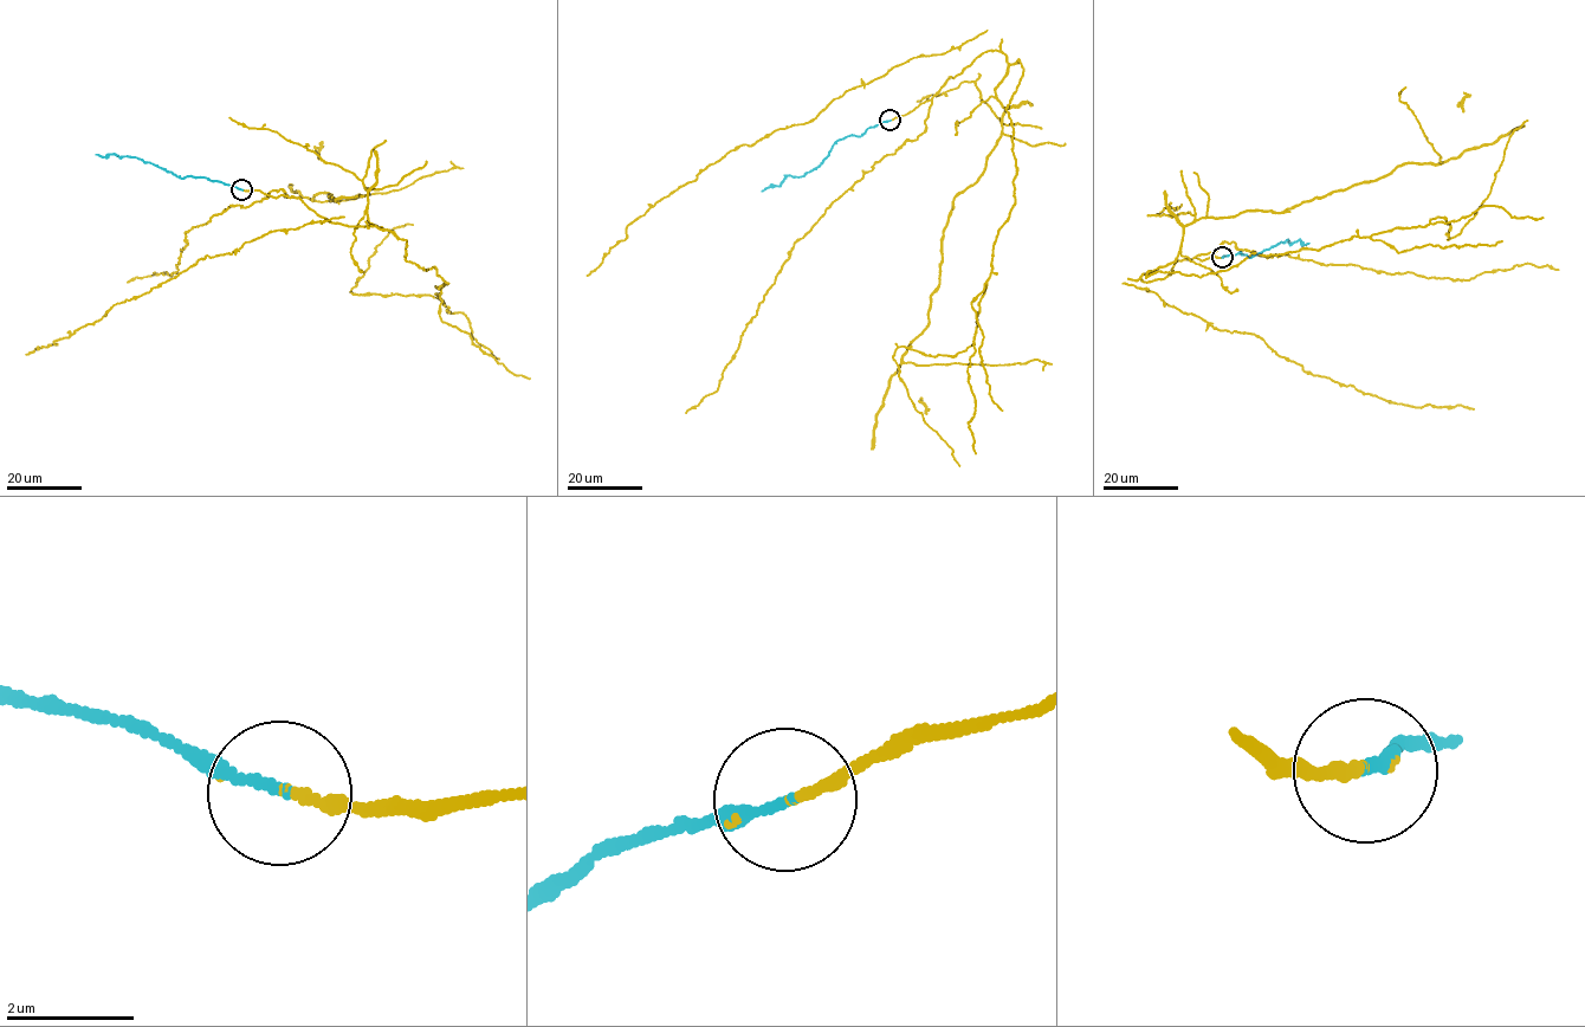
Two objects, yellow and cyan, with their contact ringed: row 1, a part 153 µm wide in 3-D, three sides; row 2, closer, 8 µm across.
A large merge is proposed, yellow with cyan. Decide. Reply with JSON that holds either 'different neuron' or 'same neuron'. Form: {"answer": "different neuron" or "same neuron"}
{"answer": "same neuron"}

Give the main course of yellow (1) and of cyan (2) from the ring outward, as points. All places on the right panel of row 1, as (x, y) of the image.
1: (1222, 257), (1140, 277), (1199, 277), (1256, 253), (1317, 250), (1437, 217), (1450, 239), (1527, 120)
2: (1222, 257), (1241, 252), (1250, 258), (1288, 239), (1291, 244), (1300, 240), (1305, 245), (1309, 243)

